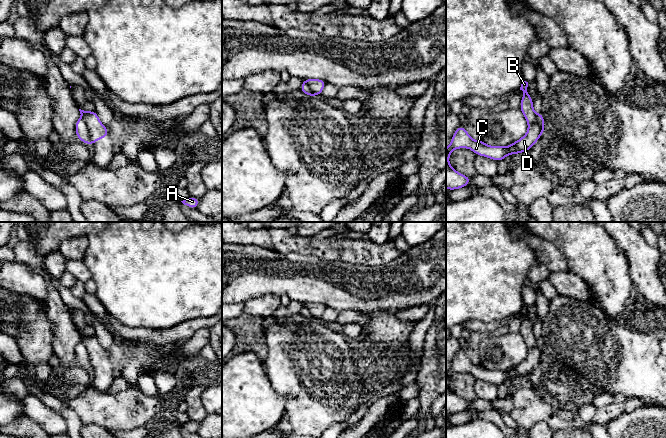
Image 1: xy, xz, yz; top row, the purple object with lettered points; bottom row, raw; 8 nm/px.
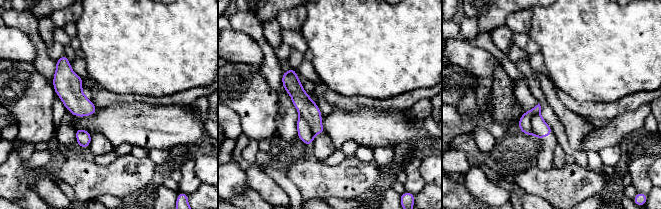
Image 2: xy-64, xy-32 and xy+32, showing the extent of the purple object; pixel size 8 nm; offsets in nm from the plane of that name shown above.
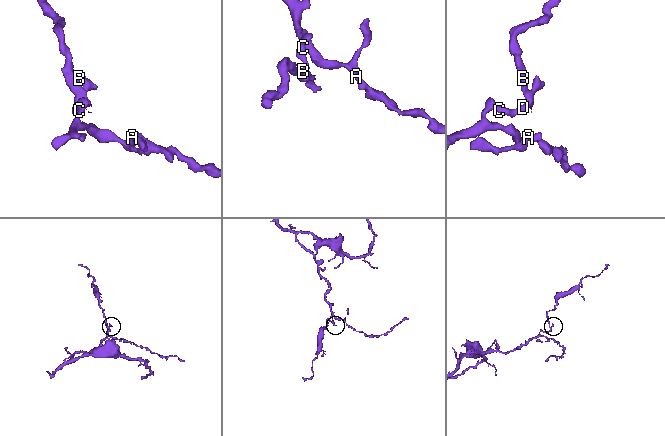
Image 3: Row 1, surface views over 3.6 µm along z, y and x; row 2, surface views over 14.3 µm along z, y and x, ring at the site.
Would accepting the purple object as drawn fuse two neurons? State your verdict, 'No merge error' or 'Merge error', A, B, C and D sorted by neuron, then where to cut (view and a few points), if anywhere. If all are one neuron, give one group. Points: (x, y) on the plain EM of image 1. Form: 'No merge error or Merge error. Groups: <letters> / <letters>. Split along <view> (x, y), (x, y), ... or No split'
Merge error. Groups: A C D / B. Split along xy (81, 341), (89, 356), (92, 368)

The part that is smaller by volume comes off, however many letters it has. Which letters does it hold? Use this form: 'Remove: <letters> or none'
Remove: B

